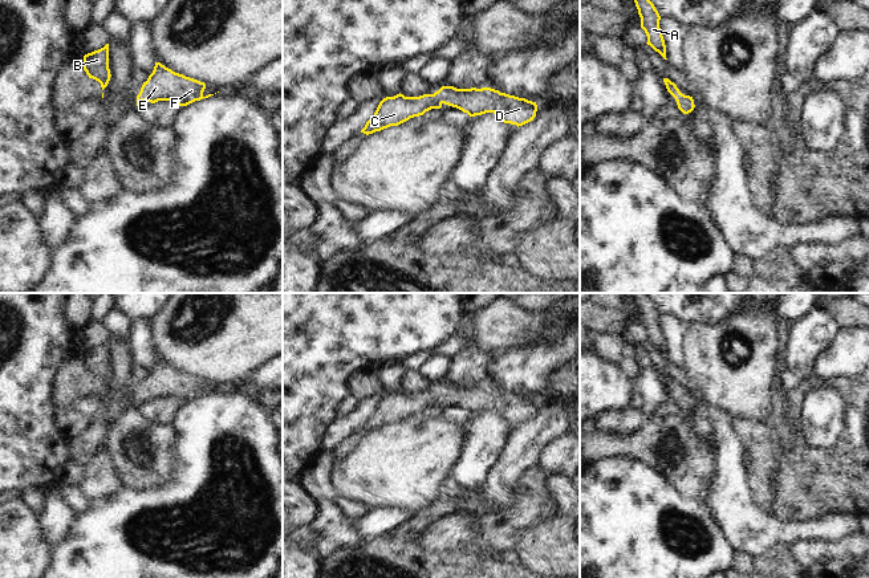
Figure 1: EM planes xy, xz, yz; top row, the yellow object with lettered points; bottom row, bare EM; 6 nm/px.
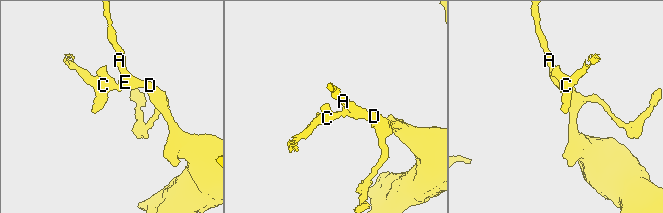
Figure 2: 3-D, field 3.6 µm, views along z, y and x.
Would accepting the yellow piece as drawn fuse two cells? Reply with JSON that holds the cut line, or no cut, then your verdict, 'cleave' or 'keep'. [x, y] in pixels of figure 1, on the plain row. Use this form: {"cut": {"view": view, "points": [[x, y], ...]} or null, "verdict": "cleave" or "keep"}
{"cut": null, "verdict": "keep"}

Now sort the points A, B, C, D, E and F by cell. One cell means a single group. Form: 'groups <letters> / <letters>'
groups A B C D E F

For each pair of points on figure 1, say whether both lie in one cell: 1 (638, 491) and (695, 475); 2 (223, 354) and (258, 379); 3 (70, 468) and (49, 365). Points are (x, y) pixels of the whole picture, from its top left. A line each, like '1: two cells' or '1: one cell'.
1: two cells
2: two cells
3: two cells

